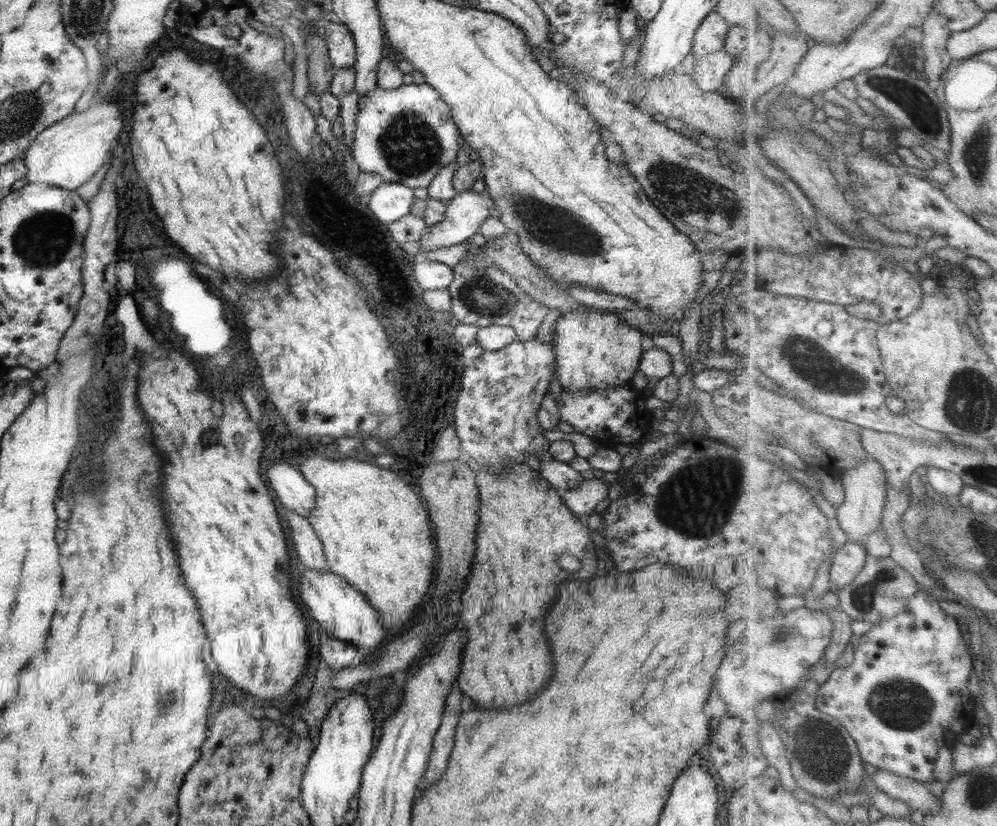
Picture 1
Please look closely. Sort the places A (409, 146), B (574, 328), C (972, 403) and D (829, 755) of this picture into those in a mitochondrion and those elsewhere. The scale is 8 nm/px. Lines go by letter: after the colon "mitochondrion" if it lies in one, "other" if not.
A: mitochondrion
B: other
C: mitochondrion
D: mitochondrion

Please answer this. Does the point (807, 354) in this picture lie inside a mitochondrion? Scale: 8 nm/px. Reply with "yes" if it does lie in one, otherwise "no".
yes

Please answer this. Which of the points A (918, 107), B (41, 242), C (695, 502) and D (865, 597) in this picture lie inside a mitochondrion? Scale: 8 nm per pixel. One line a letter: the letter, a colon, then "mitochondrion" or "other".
A: mitochondrion
B: mitochondrion
C: mitochondrion
D: mitochondrion

